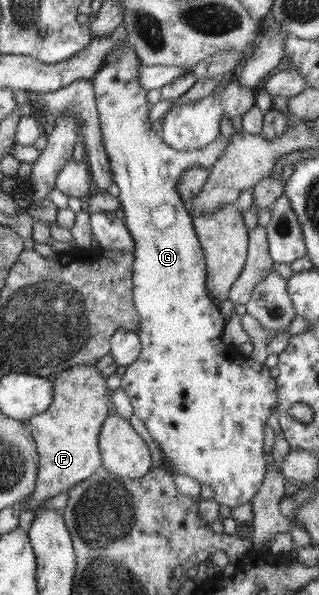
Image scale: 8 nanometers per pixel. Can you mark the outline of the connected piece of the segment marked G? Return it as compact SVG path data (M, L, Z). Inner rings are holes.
M120 42L104 58L104 66L92 78L112 181L120 188L118 200L125 214L123 221L133 239L133 303L141 320L138 334L142 350L139 357L126 367L120 387L130 397L134 416L144 422L162 452L163 468L171 474L190 476L200 485L206 484L214 492L213 500L234 509L251 502L266 474L264 427L272 408L278 408L276 380L266 365L245 355L228 353L228 345L221 339L227 321L208 294L205 255L191 213L175 185L180 176L195 165L211 169L235 130L232 120L223 116L221 136L202 151L177 152L169 148L152 131L150 105L146 98L148 91L138 84L140 65L134 48Z

